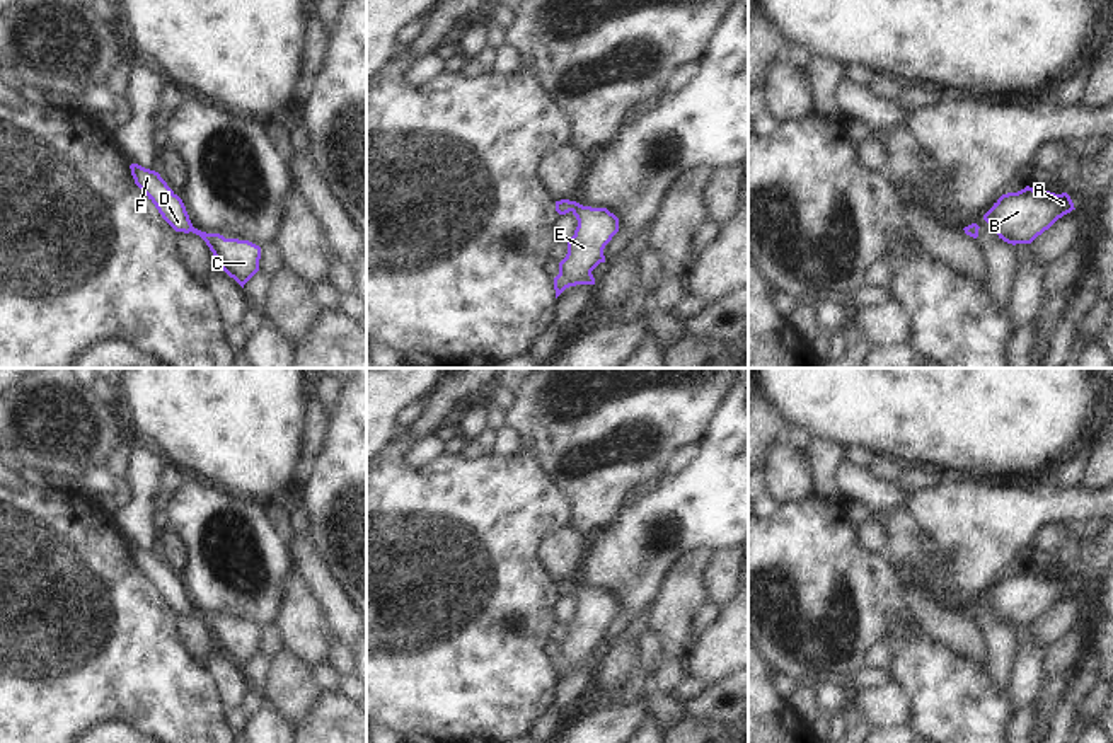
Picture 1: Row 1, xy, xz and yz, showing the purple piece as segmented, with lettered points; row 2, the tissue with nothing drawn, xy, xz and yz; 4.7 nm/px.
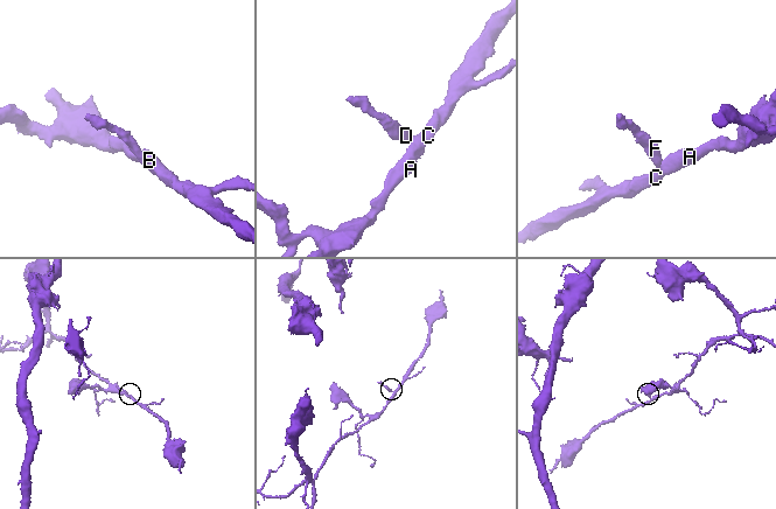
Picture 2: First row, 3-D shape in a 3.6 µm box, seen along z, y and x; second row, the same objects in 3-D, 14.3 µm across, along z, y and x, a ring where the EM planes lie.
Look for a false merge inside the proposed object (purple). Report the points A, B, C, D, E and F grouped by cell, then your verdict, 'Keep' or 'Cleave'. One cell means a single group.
Groups: A B C D E F. Keep

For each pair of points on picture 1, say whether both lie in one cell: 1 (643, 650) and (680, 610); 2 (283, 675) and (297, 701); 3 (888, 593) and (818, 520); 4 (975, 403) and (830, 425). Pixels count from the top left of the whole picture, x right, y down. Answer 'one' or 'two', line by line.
1: two
2: one
3: one
4: one

